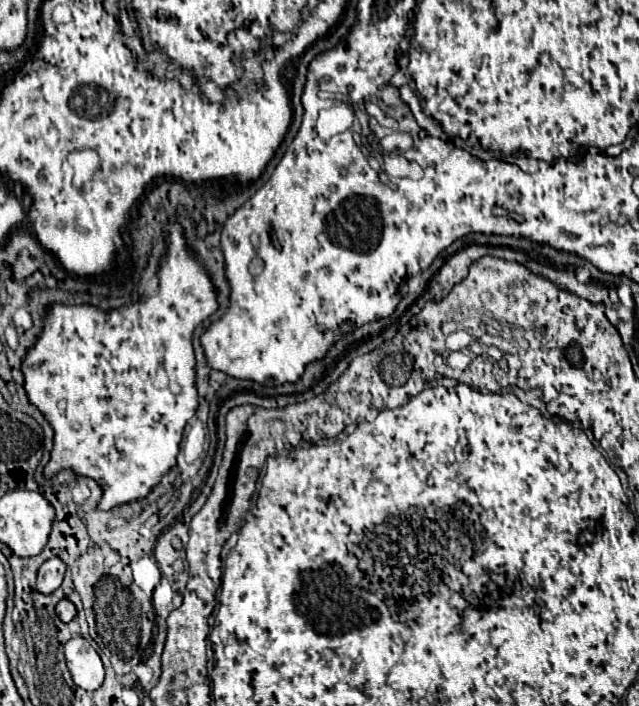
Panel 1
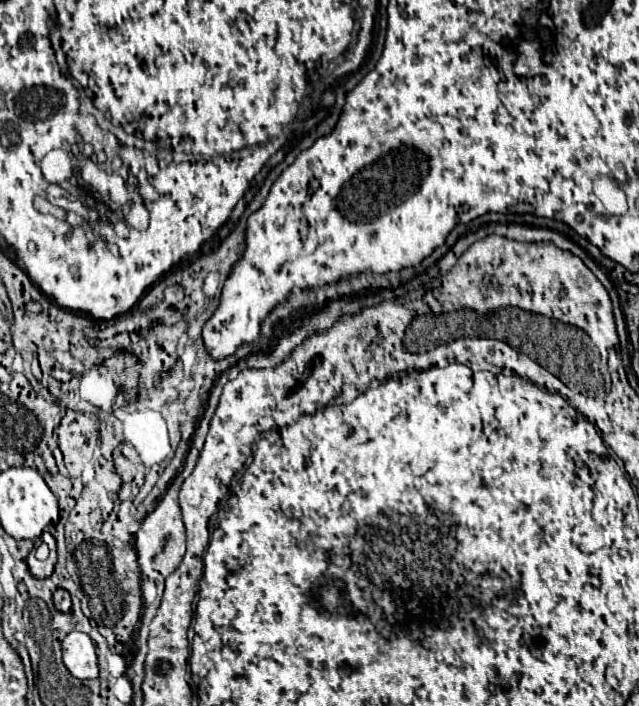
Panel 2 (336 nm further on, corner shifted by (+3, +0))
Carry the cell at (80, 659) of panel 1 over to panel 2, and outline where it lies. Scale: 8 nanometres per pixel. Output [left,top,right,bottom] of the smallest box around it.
[62,631,98,679]

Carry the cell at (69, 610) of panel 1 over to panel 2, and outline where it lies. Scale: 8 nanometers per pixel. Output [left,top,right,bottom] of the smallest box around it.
[54,589,72,611]

